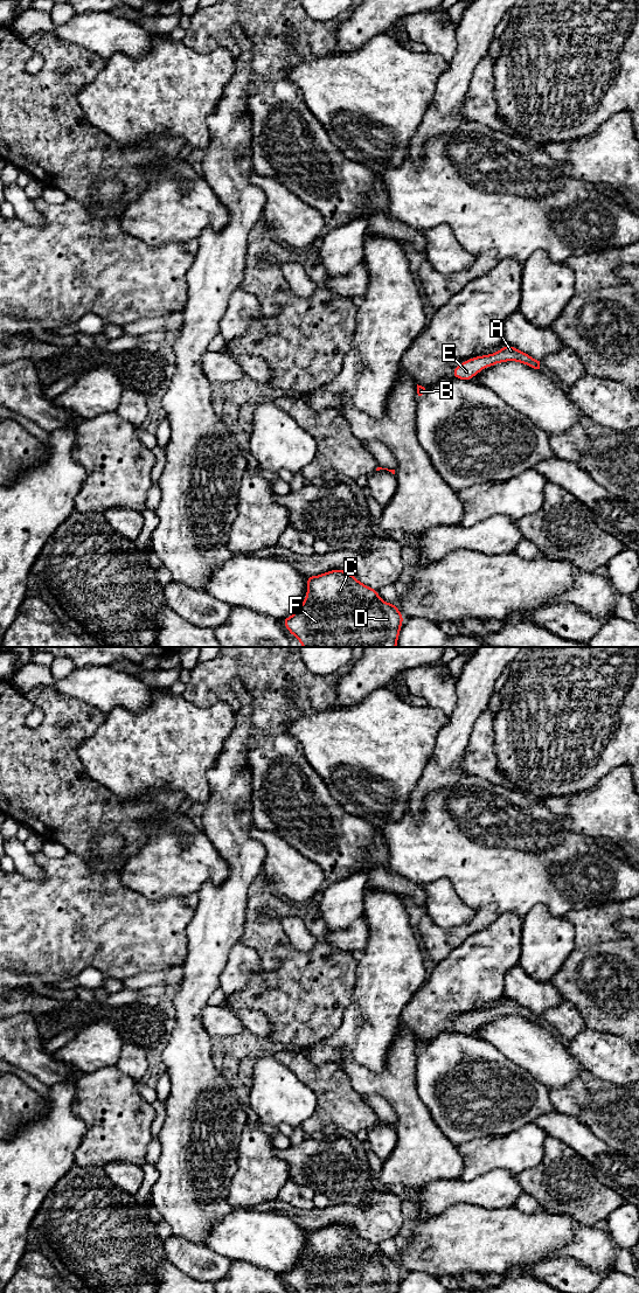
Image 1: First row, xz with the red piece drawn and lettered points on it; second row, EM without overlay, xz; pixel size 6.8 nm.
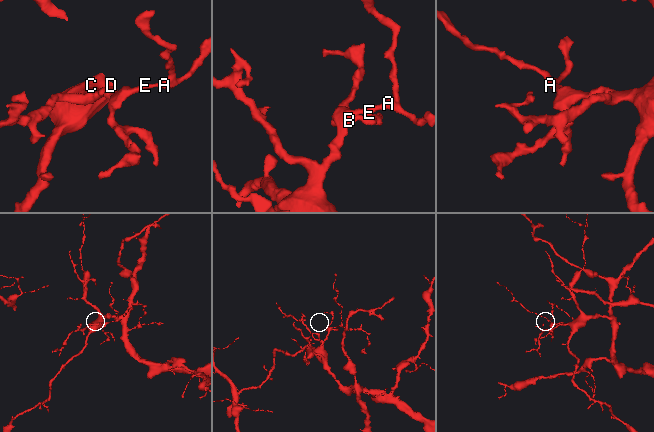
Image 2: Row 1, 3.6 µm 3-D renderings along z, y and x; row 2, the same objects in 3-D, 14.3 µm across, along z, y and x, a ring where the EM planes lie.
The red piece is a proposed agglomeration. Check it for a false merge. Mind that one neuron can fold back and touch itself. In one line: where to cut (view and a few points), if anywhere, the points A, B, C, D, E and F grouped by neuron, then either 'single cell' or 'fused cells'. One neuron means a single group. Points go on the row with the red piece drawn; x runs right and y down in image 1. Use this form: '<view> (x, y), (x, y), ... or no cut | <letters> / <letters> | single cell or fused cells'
no cut | A B C D E F | single cell

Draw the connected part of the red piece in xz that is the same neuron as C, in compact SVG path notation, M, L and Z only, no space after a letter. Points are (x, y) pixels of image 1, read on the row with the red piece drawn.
M334 569L307 577L307 593L301 606L282 620L304 647L396 647L404 617L396 604L383 602L377 590L359 582L352 573Z

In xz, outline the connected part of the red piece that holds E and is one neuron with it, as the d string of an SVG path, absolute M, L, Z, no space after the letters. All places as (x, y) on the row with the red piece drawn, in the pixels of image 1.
M503 346L502 349L489 355L474 356L471 360L458 364L453 370L453 377L470 381L474 375L479 374L484 368L492 367L500 362L516 361L527 364L534 369L540 369L540 361L530 355L516 349L514 346Z

